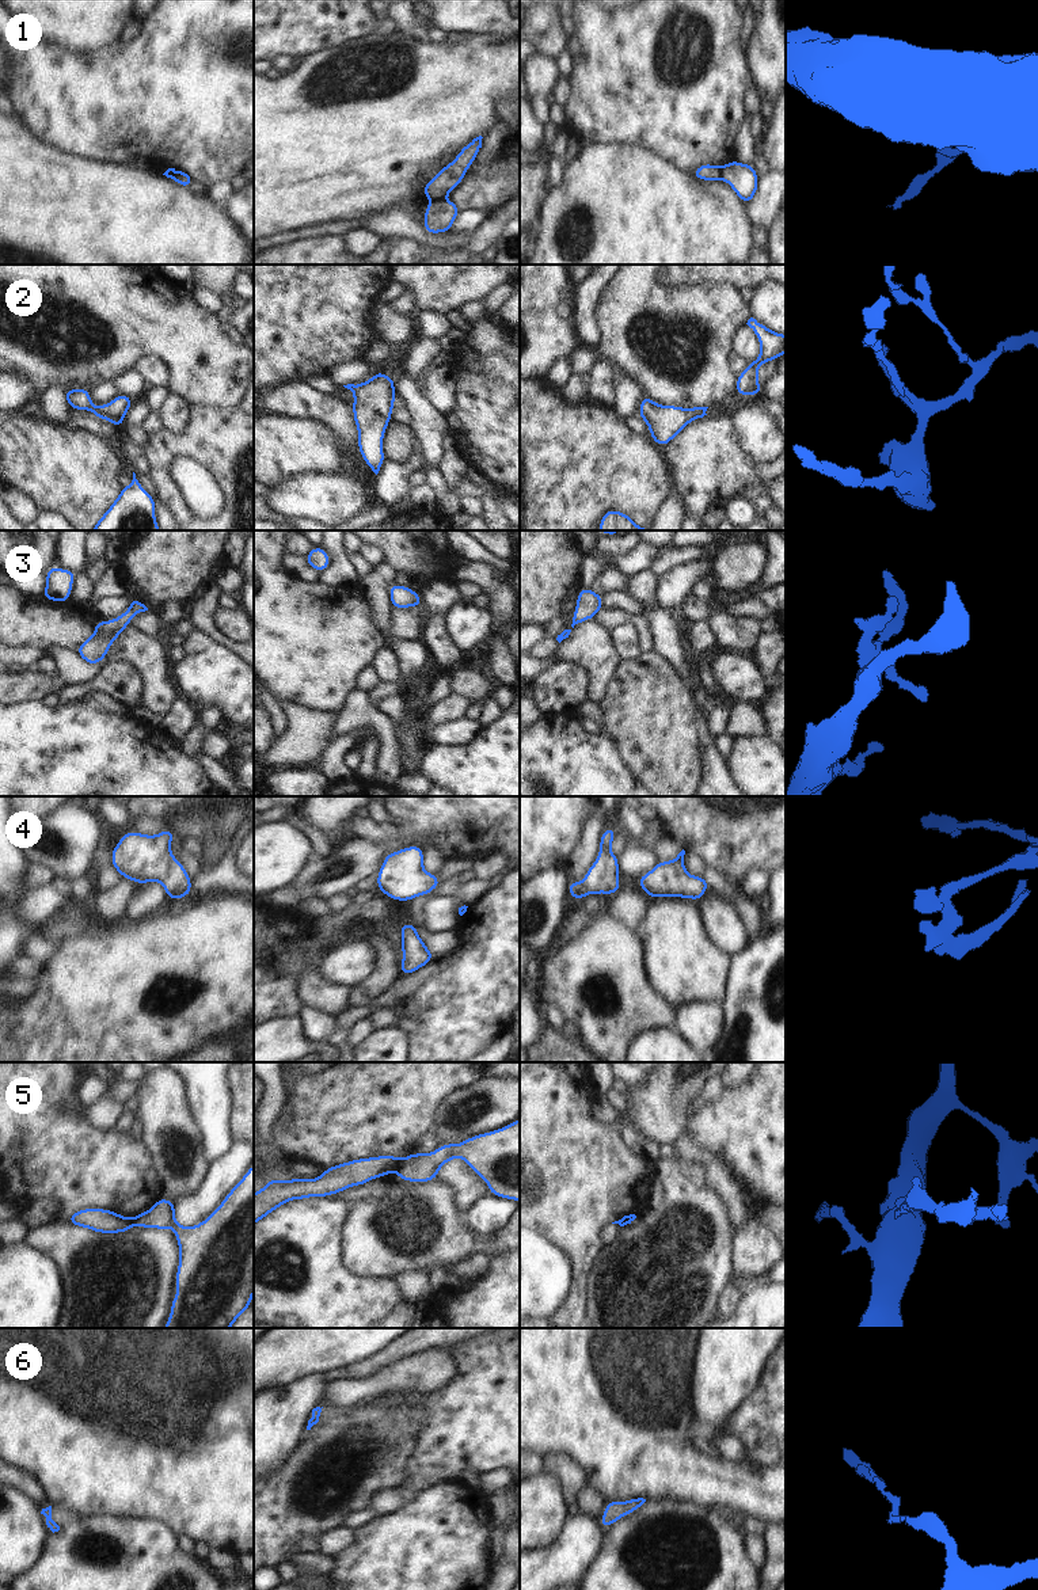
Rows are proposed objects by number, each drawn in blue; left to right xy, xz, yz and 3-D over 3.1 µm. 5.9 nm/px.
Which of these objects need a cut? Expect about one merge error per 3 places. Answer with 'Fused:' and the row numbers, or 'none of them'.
Fused: 1, 5.

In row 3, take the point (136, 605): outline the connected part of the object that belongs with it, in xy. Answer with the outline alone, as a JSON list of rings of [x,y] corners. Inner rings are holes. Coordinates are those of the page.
[[[130,598],[130,606],[126,612],[114,620],[98,620],[92,636],[84,640],[76,650],[90,665],[96,665],[106,658],[109,648],[119,634],[130,624],[132,617],[148,608],[137,598]]]

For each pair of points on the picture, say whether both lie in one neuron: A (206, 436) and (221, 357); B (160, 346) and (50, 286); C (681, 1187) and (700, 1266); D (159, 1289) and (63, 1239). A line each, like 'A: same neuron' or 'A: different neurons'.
A: different neurons
B: same neuron
C: same neuron
D: same neuron

